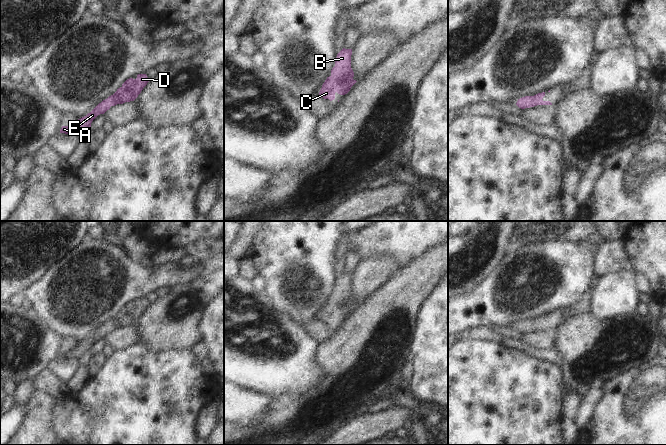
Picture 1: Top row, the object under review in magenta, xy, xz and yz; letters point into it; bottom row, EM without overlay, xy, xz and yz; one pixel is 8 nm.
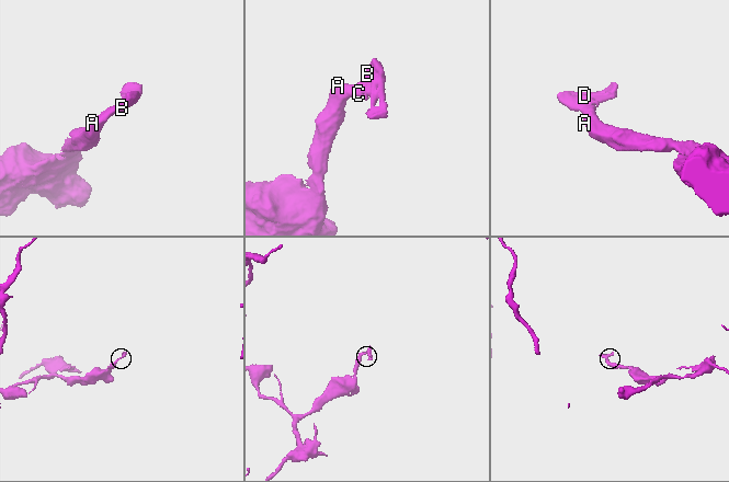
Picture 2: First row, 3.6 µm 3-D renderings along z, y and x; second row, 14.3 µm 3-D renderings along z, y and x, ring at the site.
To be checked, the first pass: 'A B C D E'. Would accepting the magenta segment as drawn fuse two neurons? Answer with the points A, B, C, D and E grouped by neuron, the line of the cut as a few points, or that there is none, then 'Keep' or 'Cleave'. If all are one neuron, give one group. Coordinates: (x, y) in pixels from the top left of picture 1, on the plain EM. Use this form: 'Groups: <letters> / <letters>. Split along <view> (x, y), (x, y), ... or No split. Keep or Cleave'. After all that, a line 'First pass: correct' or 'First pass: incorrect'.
Groups: A B C D E. No split. Keep
First pass: correct

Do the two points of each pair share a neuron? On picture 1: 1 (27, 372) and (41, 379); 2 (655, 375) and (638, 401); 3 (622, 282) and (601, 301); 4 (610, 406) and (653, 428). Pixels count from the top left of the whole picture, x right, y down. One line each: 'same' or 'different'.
1: different
2: same
3: same
4: same

